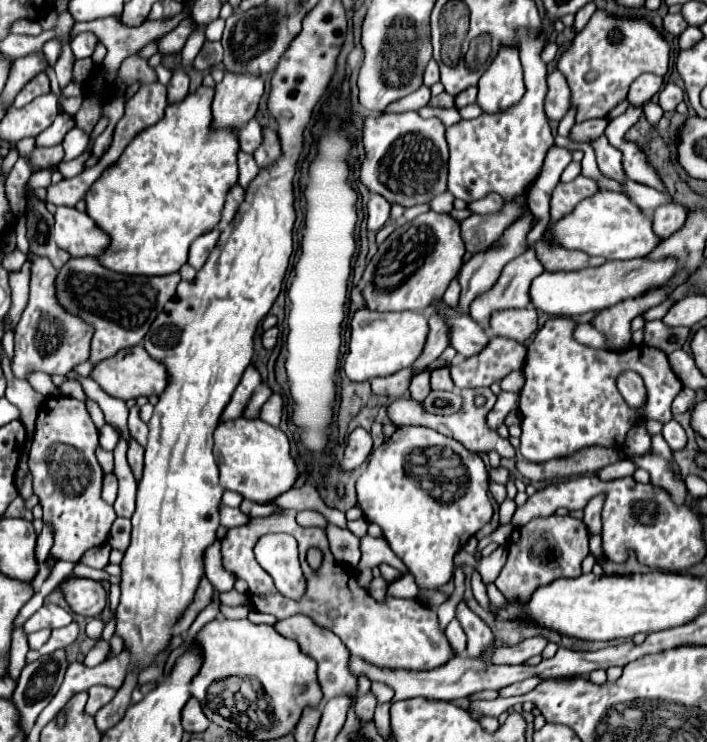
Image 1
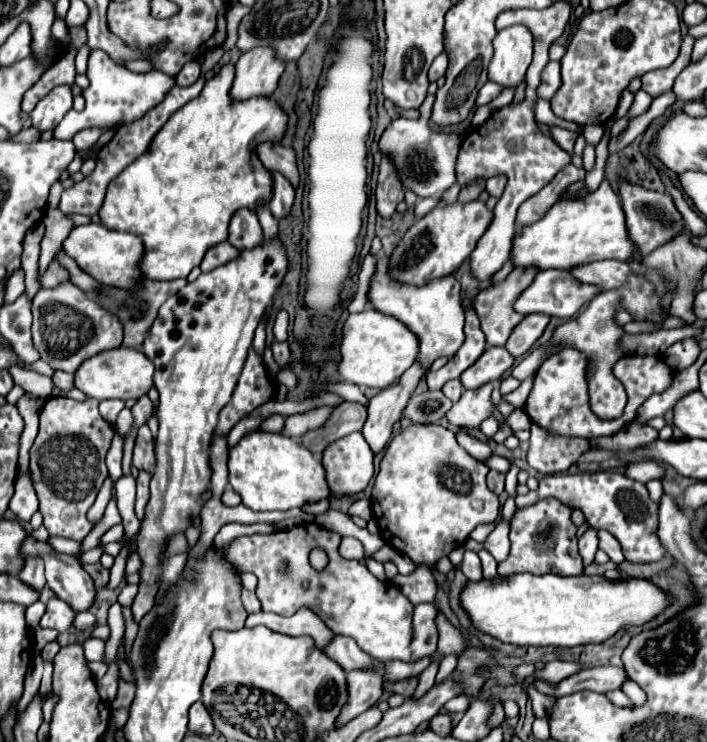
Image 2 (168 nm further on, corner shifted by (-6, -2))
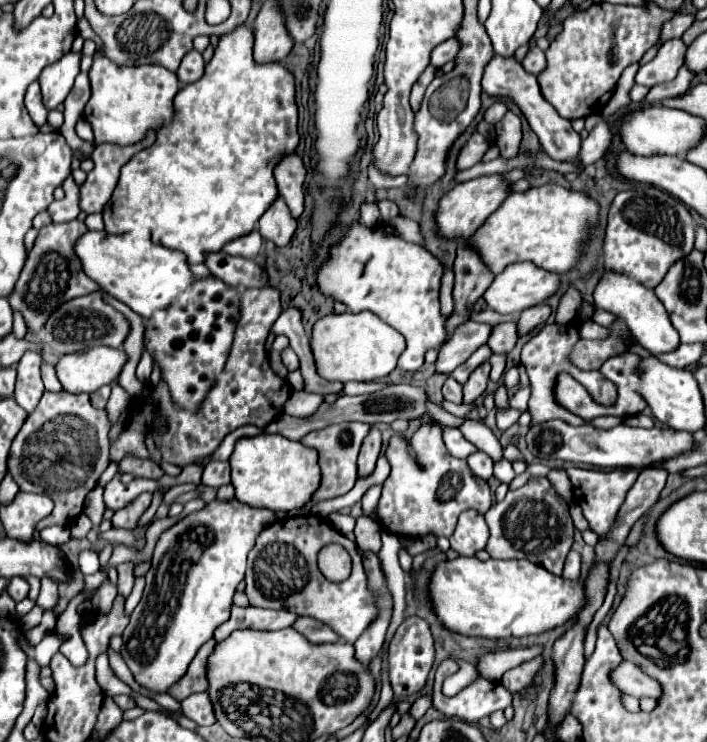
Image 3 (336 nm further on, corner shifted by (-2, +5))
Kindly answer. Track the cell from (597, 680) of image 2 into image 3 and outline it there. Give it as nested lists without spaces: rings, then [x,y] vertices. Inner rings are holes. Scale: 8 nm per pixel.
[[[621,661],[611,673],[609,679],[615,687],[619,687],[623,693],[629,693],[633,697],[653,697],[657,699],[661,689],[659,683],[651,677],[647,677],[637,665],[631,661]]]

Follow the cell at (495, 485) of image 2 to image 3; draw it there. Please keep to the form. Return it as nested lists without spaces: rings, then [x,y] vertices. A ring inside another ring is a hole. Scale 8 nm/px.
[[[477,451],[477,453],[473,453],[469,459],[467,459],[467,463],[469,463],[469,467],[471,467],[471,471],[477,475],[477,477],[481,477],[481,479],[489,479],[489,477],[493,477],[493,461],[491,461],[491,457],[487,455],[487,453],[483,453],[483,451]]]

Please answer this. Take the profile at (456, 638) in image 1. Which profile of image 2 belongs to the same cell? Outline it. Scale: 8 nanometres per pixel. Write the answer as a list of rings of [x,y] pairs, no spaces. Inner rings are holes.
[[[445,656],[445,658],[439,662],[439,672],[437,672],[435,684],[441,684],[443,680],[447,680],[449,674],[455,670],[455,666],[457,666],[457,658],[455,658],[455,656]]]

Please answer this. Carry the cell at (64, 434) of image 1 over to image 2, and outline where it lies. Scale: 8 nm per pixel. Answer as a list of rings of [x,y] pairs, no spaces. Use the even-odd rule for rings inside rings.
[[[51,396],[41,410],[39,434],[31,446],[31,480],[39,498],[39,510],[43,524],[51,536],[63,536],[71,540],[83,540],[91,524],[85,514],[93,506],[99,488],[107,478],[105,456],[115,436],[115,430],[107,420],[99,416],[97,400],[87,398],[85,402]]]

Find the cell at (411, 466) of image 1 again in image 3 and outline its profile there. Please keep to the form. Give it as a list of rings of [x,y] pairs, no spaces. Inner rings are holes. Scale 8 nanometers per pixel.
[[[423,423],[409,439],[395,433],[387,445],[385,457],[391,463],[391,473],[383,483],[383,493],[377,505],[377,521],[385,531],[397,537],[451,537],[457,517],[463,511],[475,509],[479,513],[487,513],[491,507],[487,481],[475,477],[467,461],[447,455],[439,423]]]

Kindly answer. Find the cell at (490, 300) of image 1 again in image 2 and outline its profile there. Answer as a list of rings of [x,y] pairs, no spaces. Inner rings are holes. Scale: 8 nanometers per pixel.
[[[515,268],[501,284],[481,290],[475,296],[475,312],[489,346],[505,346],[513,328],[523,320],[523,314],[513,310],[513,302],[523,288],[531,284],[535,270],[537,268]]]

